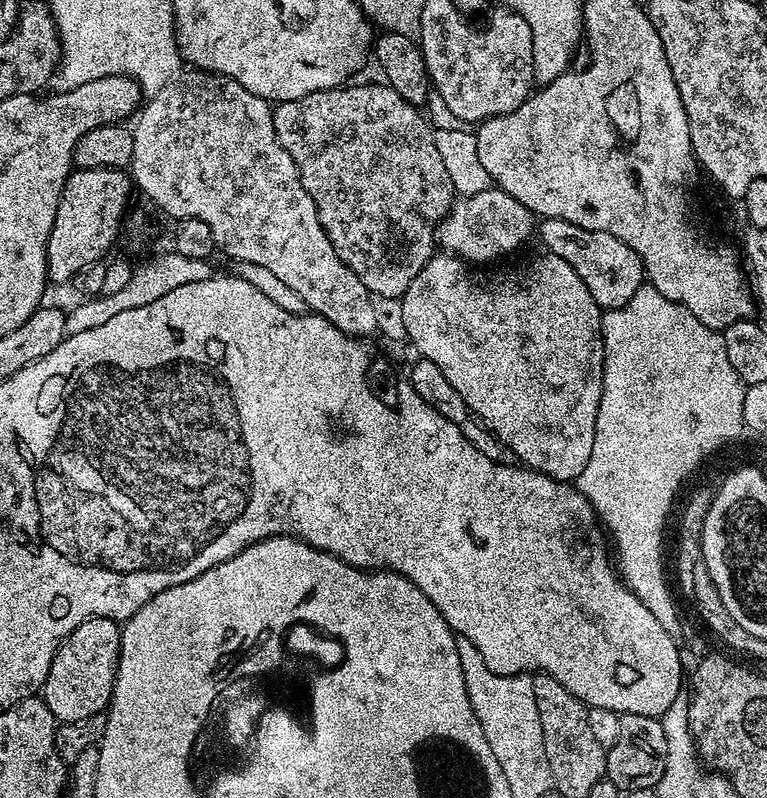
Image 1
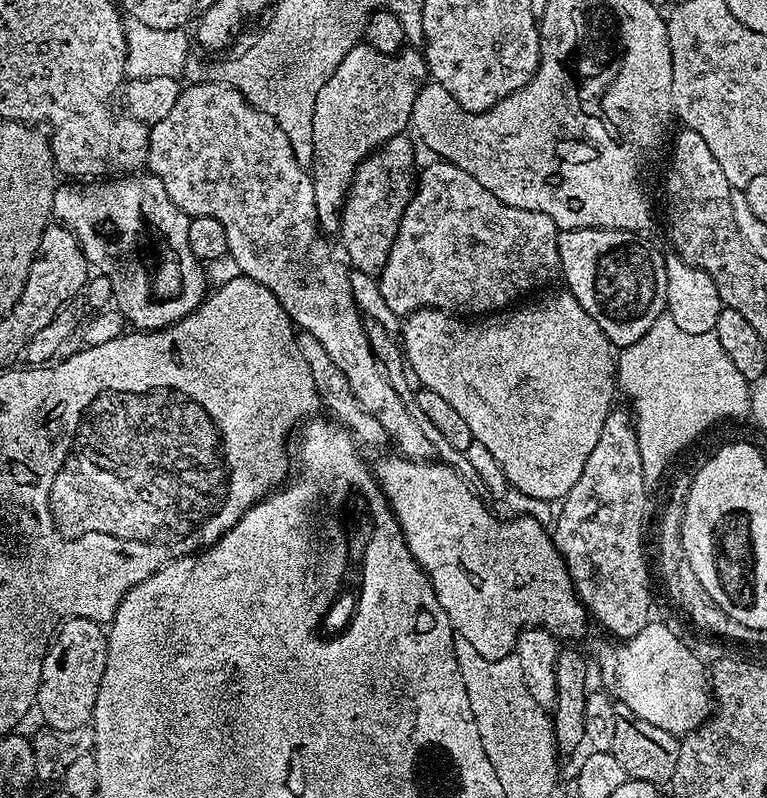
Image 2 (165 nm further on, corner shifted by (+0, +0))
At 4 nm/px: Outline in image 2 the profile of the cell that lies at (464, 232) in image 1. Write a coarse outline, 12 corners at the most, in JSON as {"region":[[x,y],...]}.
{"region":[[441,158],[378,274],[396,316],[495,314],[561,275],[550,214]]}

